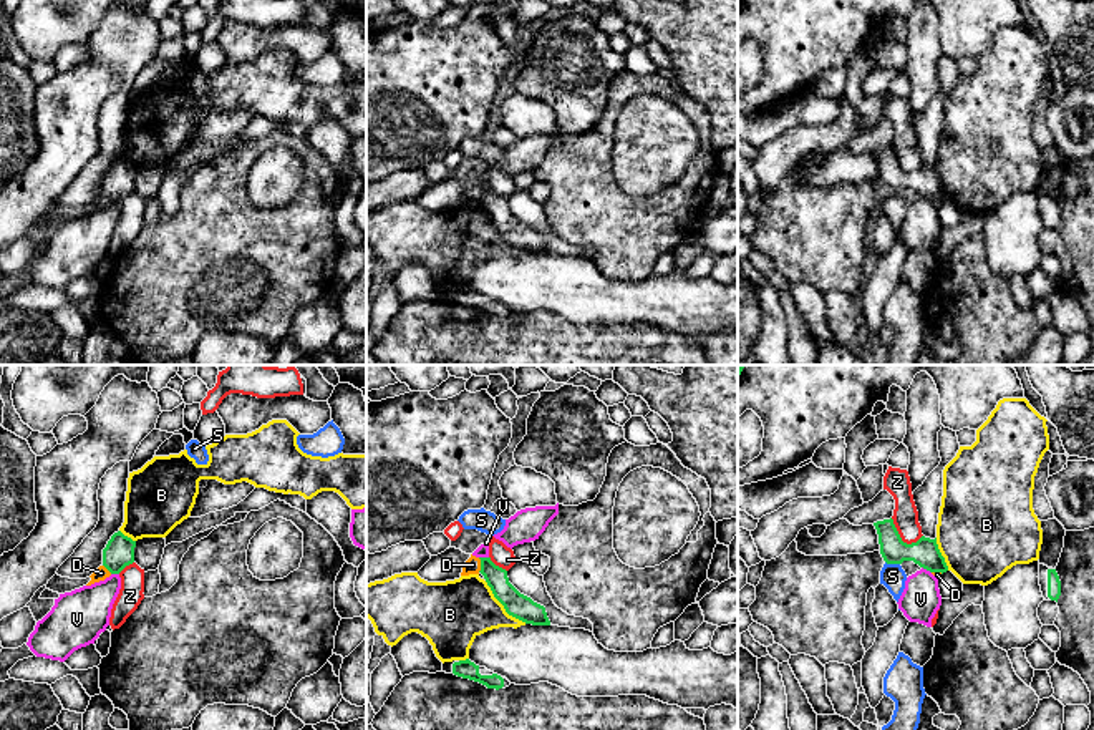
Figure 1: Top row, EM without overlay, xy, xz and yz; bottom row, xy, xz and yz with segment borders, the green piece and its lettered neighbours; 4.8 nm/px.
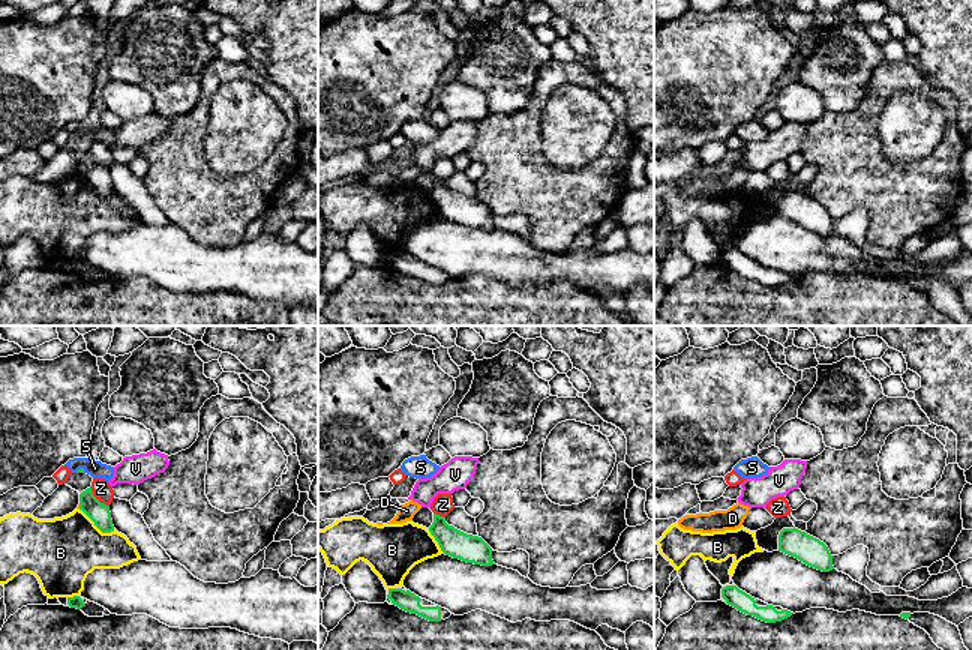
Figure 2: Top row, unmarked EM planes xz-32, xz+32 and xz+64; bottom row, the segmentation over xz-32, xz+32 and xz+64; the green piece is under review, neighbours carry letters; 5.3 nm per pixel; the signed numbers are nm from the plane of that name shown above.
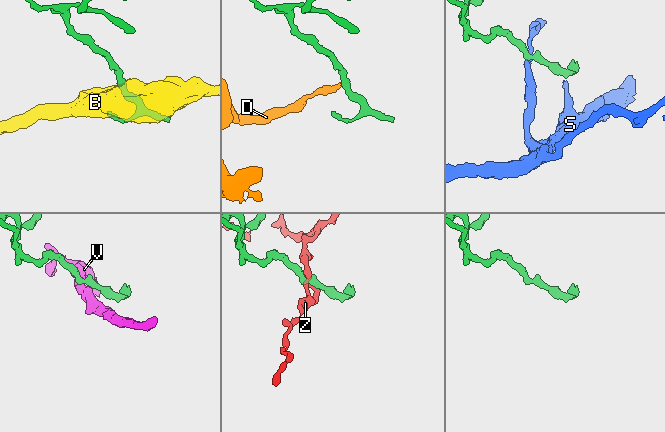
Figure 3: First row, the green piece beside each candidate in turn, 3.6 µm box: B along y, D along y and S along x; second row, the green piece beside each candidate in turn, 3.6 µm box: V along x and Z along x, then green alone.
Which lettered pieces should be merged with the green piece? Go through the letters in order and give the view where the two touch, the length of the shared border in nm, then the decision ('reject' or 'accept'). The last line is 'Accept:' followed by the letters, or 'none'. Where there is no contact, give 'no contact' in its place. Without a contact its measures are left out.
B: xz | 300 nm | reject
D: xz | 70 nm | reject
S: yz | 70 nm | reject
V: xz | 50 nm | reject
Z: yz | 180 nm | reject
Accept: none

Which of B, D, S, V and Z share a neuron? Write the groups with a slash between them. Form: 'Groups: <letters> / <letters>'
Groups: B / D / S / V / Z

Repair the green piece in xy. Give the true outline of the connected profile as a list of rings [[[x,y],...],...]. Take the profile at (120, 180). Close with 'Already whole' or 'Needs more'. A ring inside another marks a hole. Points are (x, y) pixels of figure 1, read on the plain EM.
[[[121,159],[114,161],[103,178],[103,194],[111,202],[119,202],[126,194],[134,191],[134,176],[136,169]]]. Already whole

